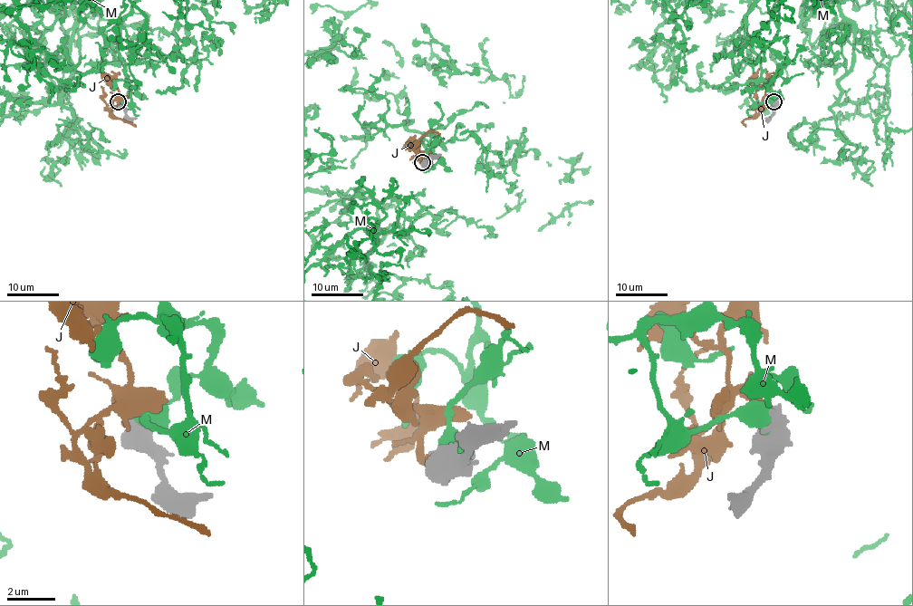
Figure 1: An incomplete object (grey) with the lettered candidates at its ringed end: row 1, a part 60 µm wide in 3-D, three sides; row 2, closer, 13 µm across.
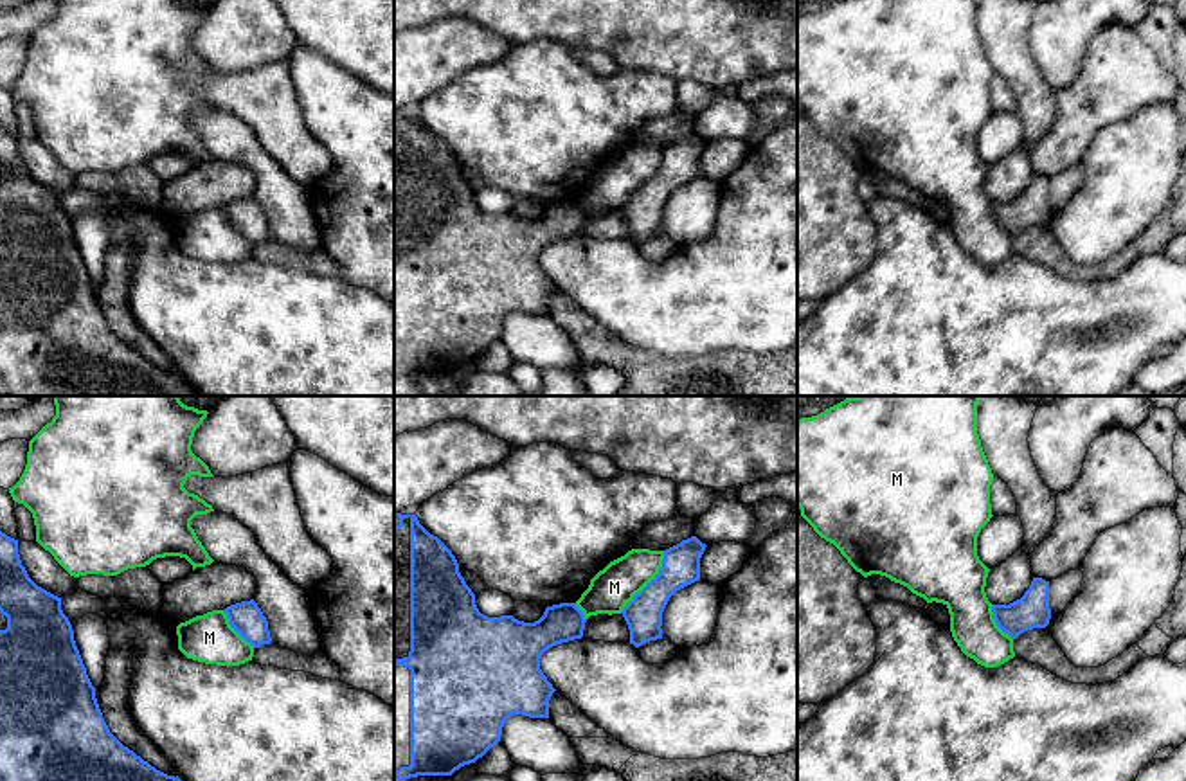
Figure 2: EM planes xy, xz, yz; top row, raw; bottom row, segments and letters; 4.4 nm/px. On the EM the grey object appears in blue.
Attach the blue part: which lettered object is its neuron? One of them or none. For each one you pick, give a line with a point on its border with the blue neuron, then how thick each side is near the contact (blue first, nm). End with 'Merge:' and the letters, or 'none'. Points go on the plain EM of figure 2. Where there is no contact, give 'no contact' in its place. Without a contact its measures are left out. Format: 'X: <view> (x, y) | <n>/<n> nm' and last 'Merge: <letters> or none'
J: no contact
Merge: J

